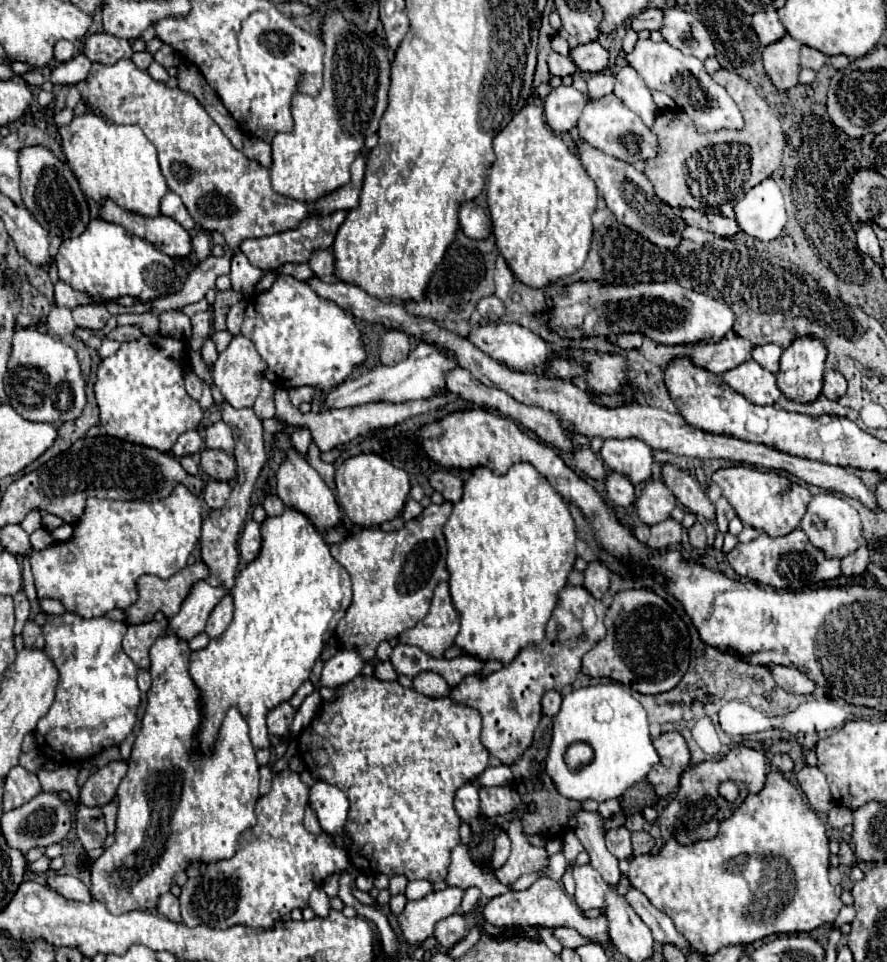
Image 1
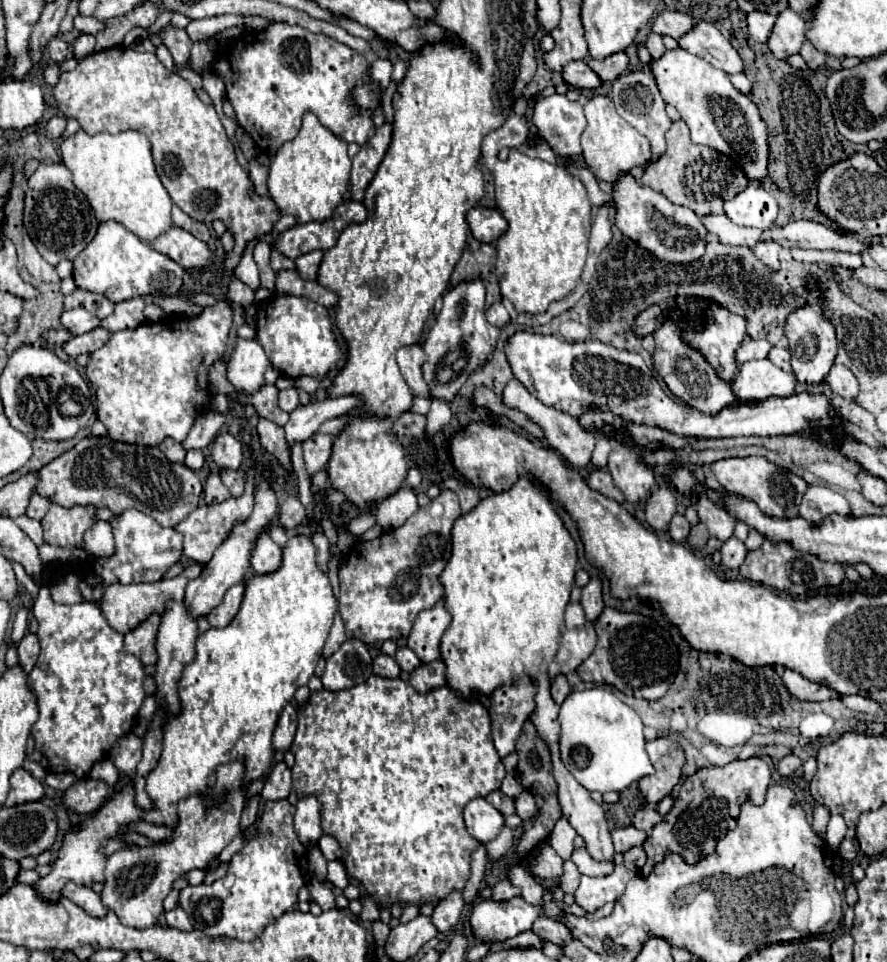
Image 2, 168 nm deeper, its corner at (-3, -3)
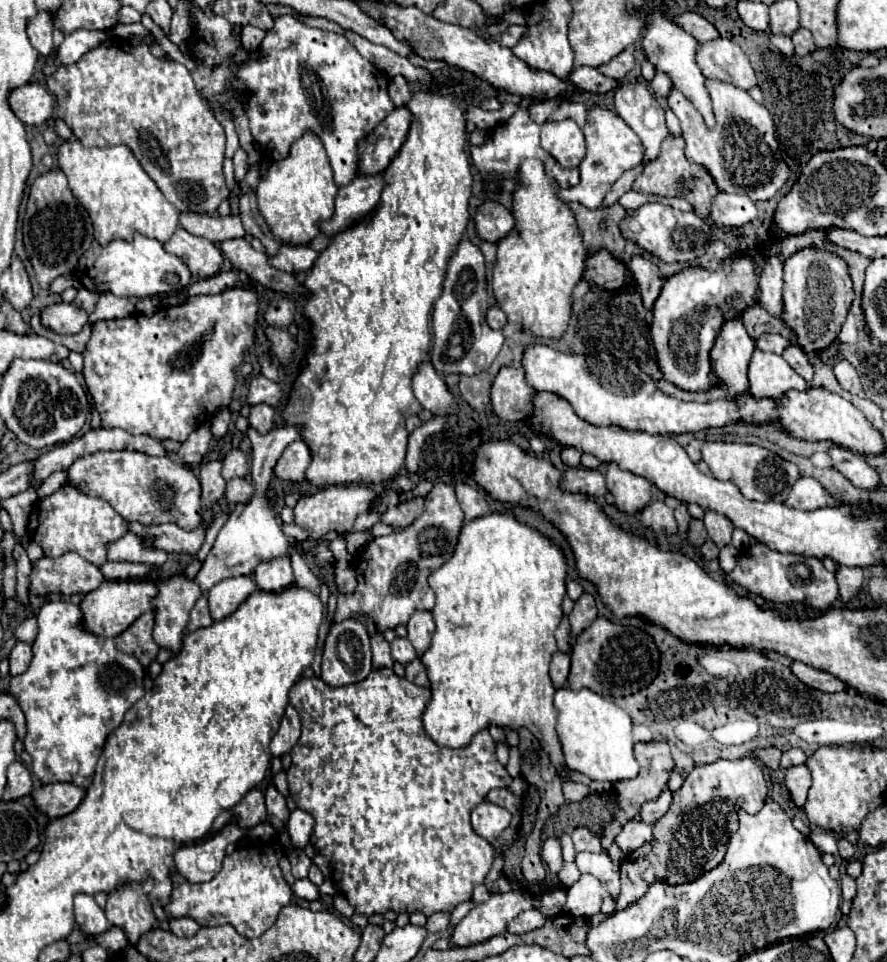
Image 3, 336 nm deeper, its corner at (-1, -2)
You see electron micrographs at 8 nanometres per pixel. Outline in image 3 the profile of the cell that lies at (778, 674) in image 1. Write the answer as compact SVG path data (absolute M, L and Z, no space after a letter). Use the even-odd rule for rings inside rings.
M792 662L790 668L810 688L816 688L816 690L822 690L822 692L840 692L840 690L846 688L846 684L840 678L836 678L836 676L824 672L824 670L816 670L816 668L808 666L808 664Z

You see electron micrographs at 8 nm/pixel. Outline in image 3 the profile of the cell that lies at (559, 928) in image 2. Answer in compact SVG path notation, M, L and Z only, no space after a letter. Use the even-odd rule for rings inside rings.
M530 908L528 912L520 912L520 916L516 916L516 920L512 920L512 924L508 924L508 932L524 934L524 932L544 926L544 922L546 922L546 918L536 908Z

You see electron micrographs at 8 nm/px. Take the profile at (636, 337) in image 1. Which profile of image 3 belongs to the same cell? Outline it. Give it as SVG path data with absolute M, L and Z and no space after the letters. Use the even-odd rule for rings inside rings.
M632 256L628 268L632 270L632 276L634 280L638 282L638 290L642 294L642 300L644 300L644 308L646 310L652 310L654 306L654 300L658 298L660 294L660 288L664 284L664 278L660 276L656 264L646 258L646 256Z

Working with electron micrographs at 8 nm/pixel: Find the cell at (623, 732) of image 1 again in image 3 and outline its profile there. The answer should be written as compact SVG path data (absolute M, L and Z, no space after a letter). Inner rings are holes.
M558 688L554 694L554 706L558 708L556 732L562 744L566 766L570 770L578 770L592 780L608 782L638 776L640 766L632 752L632 720L622 708L588 688L582 688L580 692L574 692L570 688Z

